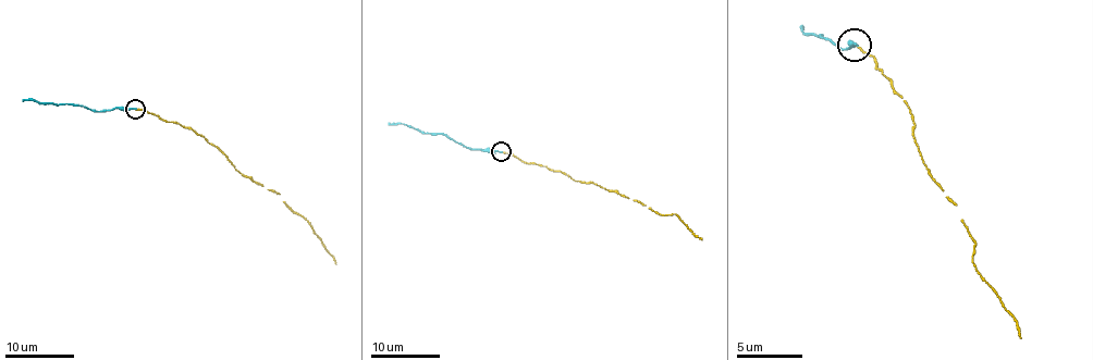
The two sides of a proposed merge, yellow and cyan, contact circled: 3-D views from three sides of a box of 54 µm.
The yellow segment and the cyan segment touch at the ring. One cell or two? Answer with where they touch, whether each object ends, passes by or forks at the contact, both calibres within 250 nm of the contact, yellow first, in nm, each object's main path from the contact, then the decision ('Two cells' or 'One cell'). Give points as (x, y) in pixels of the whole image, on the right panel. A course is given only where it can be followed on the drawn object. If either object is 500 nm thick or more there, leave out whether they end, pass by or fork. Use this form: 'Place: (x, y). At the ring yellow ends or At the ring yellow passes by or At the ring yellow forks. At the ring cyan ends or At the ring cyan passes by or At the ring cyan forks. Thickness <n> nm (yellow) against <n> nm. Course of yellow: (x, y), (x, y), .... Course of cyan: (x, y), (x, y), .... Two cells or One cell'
Place: (854, 45). At the ring yellow ends. At the ring cyan ends. Thickness 110 nm (yellow) against 150 nm. Course of yellow: (857, 44), (909, 109), (912, 135), (929, 174), (955, 205), (974, 240), (971, 263), (1014, 319), (1021, 338). Course of cyan: (854, 44), (847, 50), (803, 30). One cell

